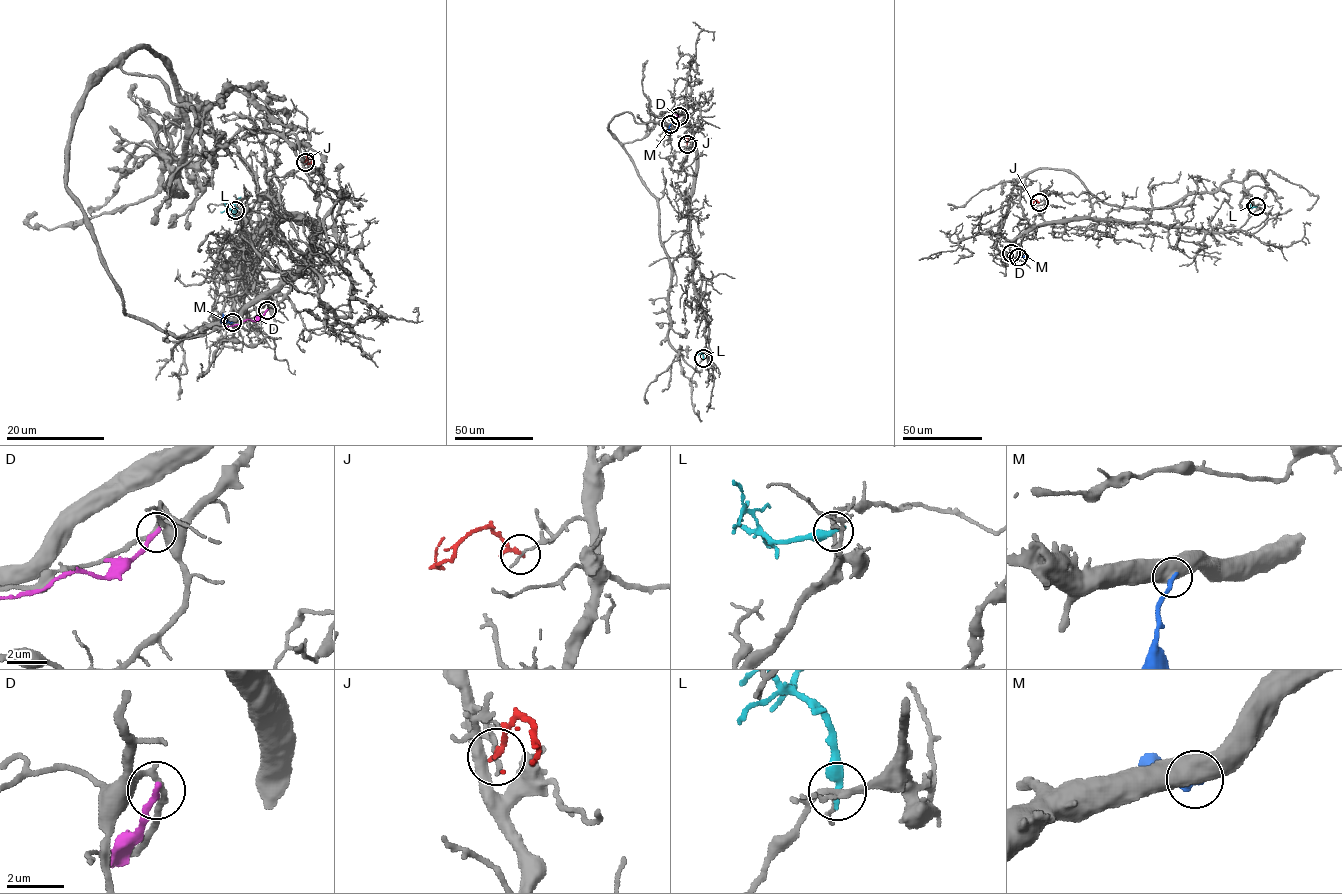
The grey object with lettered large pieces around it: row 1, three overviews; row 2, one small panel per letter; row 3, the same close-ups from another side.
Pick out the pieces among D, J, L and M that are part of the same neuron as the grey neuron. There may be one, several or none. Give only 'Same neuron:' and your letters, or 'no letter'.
Same neuron: no letter

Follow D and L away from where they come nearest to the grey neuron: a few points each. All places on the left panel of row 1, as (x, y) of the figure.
D: (267, 309), (255, 320), (245, 320), (225, 329)
L: (235, 211), (232, 205), (241, 197)

